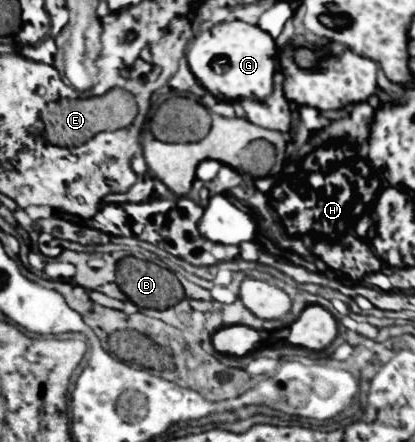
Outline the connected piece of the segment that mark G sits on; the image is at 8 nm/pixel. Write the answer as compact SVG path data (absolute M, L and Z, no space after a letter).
M221 22L201 32L187 50L187 64L193 76L215 98L237 102L243 98L265 100L273 92L273 72L277 68L275 40L259 26L245 22Z

